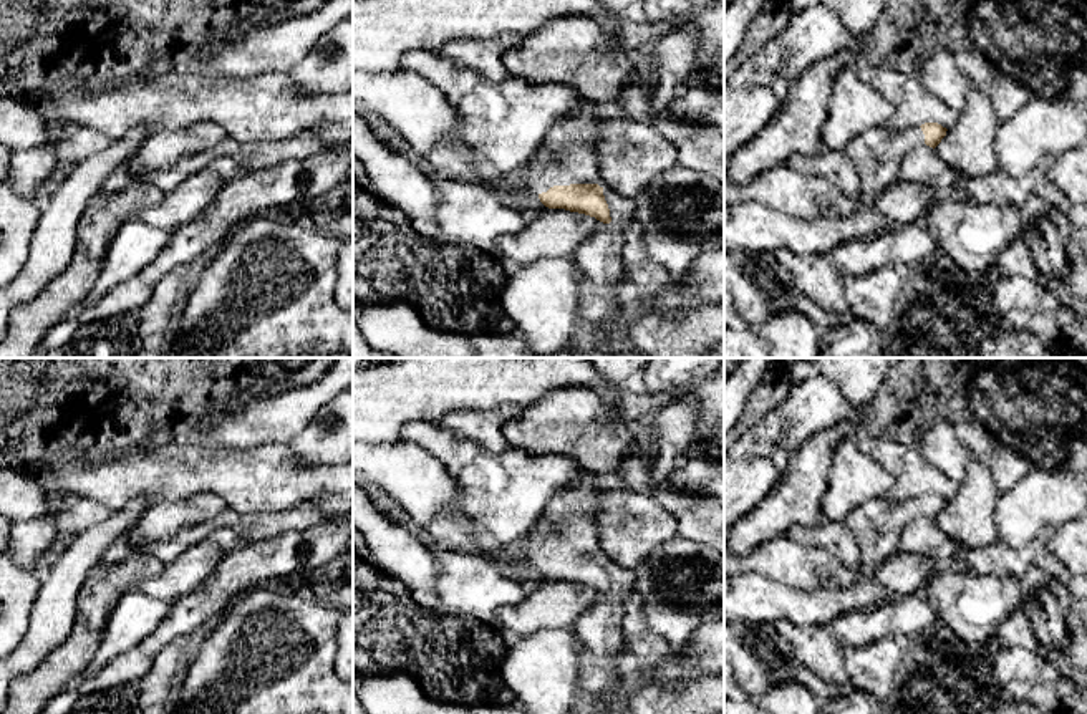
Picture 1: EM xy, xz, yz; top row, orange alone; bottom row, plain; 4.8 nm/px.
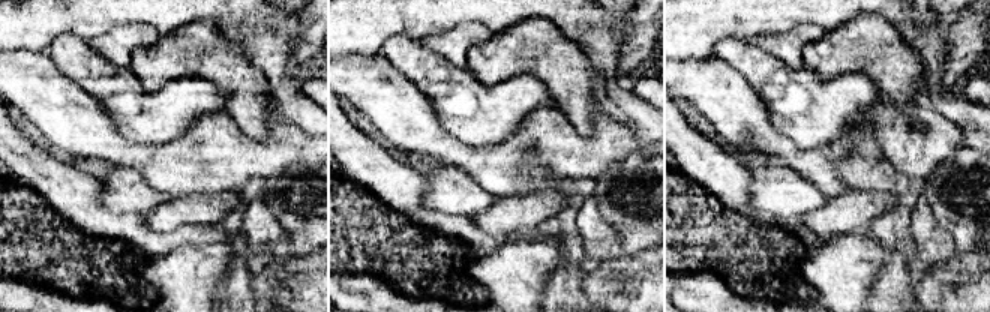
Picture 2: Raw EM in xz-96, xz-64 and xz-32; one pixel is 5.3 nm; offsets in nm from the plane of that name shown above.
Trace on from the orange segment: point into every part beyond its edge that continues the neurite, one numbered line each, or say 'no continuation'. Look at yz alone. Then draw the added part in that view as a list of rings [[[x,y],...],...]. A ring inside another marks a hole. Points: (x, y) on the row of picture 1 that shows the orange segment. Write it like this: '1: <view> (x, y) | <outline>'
1: yz (879, 153) | [[[872,128],[853,137],[843,152],[855,162],[862,200],[872,202],[900,177],[905,157],[925,144],[921,128]]]

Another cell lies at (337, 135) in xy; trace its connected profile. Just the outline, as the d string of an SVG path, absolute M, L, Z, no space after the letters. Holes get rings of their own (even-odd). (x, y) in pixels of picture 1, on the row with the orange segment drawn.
M353 119L345 123L325 123L320 129L320 141L325 146L340 147L353 141Z

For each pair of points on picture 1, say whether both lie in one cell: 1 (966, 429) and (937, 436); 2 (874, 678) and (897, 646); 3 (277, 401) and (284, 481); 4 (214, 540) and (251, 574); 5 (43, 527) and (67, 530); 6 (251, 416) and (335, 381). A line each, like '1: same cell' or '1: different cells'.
1: different cells
2: same cell
3: different cells
4: different cells
5: different cells
6: same cell

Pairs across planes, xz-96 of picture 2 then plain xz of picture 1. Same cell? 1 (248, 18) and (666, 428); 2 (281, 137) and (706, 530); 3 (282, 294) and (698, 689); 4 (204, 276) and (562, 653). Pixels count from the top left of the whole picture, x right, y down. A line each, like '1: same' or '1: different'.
1: different
2: different
3: same
4: same

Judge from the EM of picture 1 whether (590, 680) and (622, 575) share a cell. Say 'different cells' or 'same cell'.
same cell

